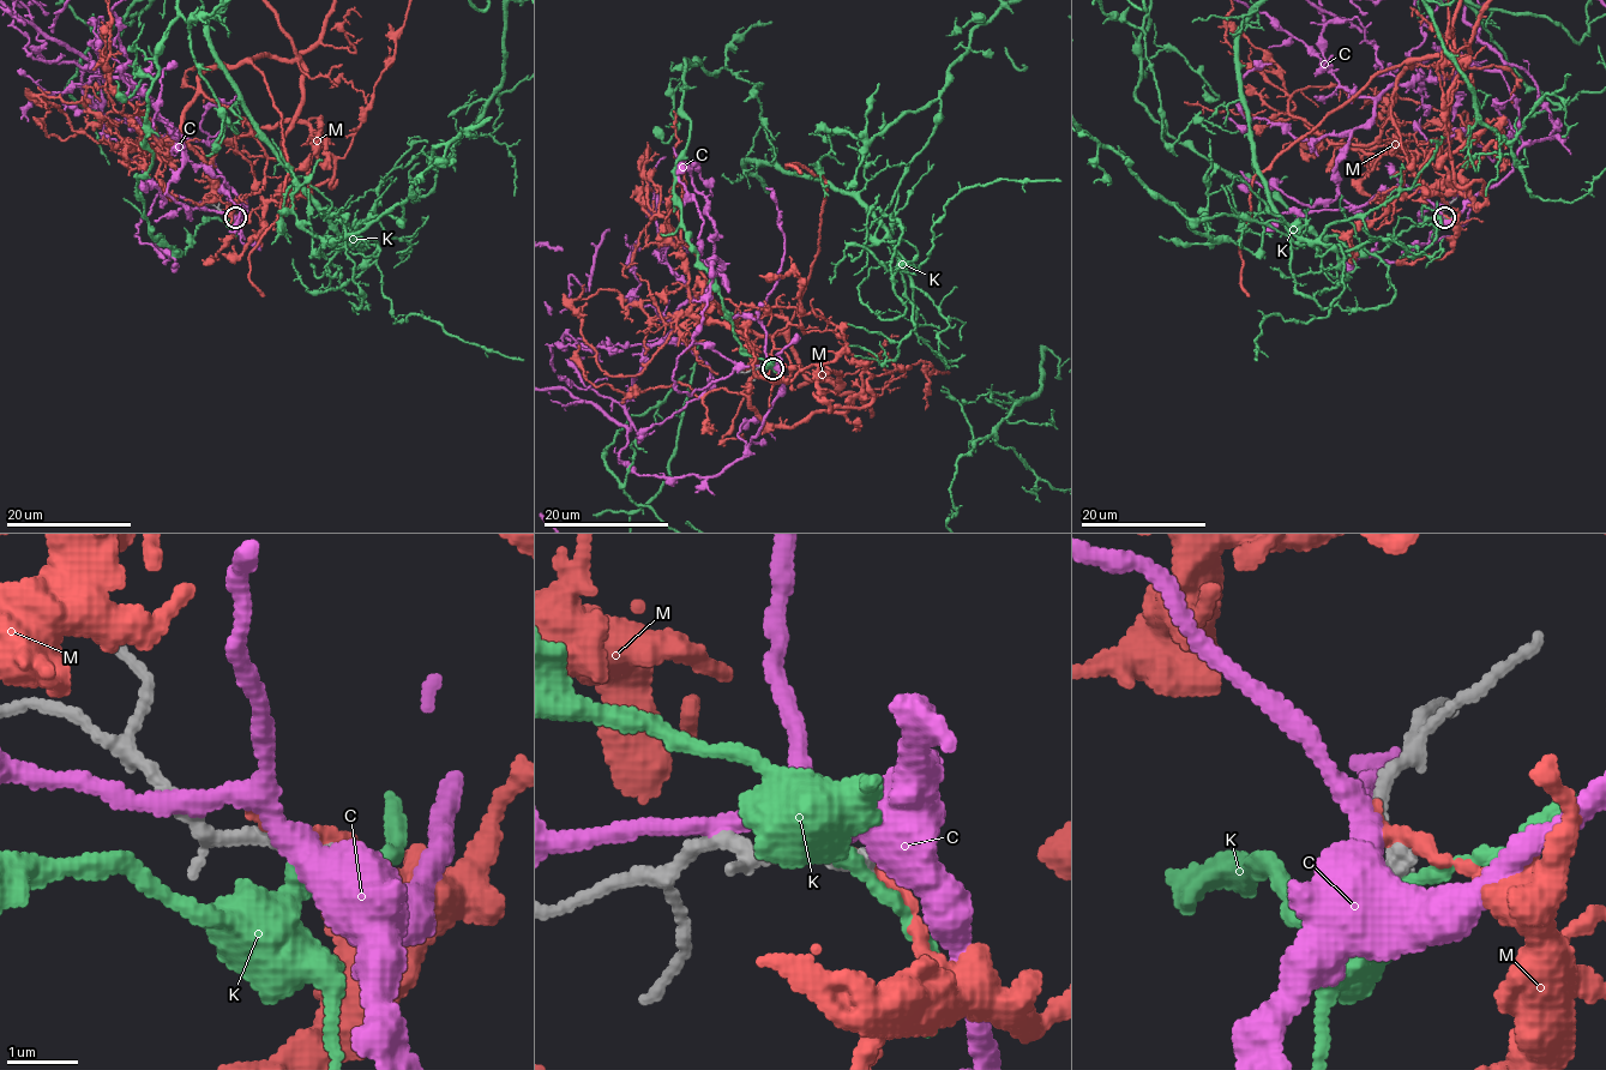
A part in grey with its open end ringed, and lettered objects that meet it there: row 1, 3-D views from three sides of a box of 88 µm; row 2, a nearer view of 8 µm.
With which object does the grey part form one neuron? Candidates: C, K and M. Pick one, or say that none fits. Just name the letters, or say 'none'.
none

